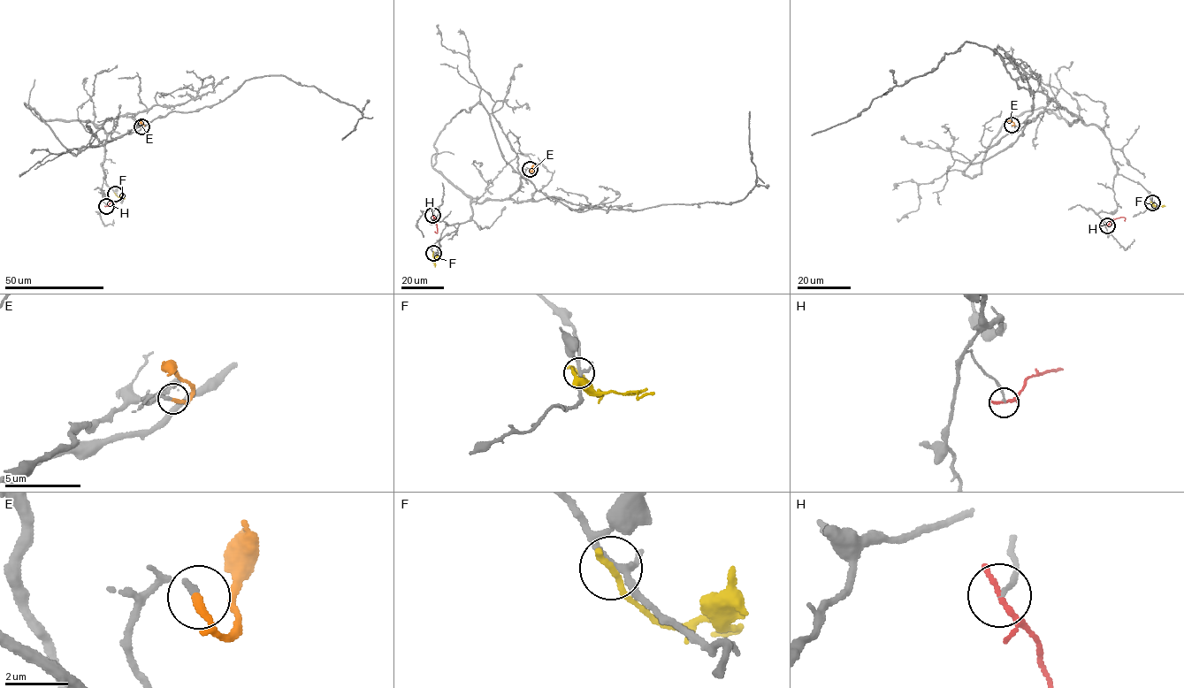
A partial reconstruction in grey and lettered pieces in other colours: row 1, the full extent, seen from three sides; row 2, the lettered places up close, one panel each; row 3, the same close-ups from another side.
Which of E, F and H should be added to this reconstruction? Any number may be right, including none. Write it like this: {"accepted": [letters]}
{"accepted": ["E"]}

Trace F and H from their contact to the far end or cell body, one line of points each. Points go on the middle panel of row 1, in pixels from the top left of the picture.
F: (432, 253), (437, 260), (434, 266)
H: (432, 215), (437, 228), (437, 233), (434, 232)

